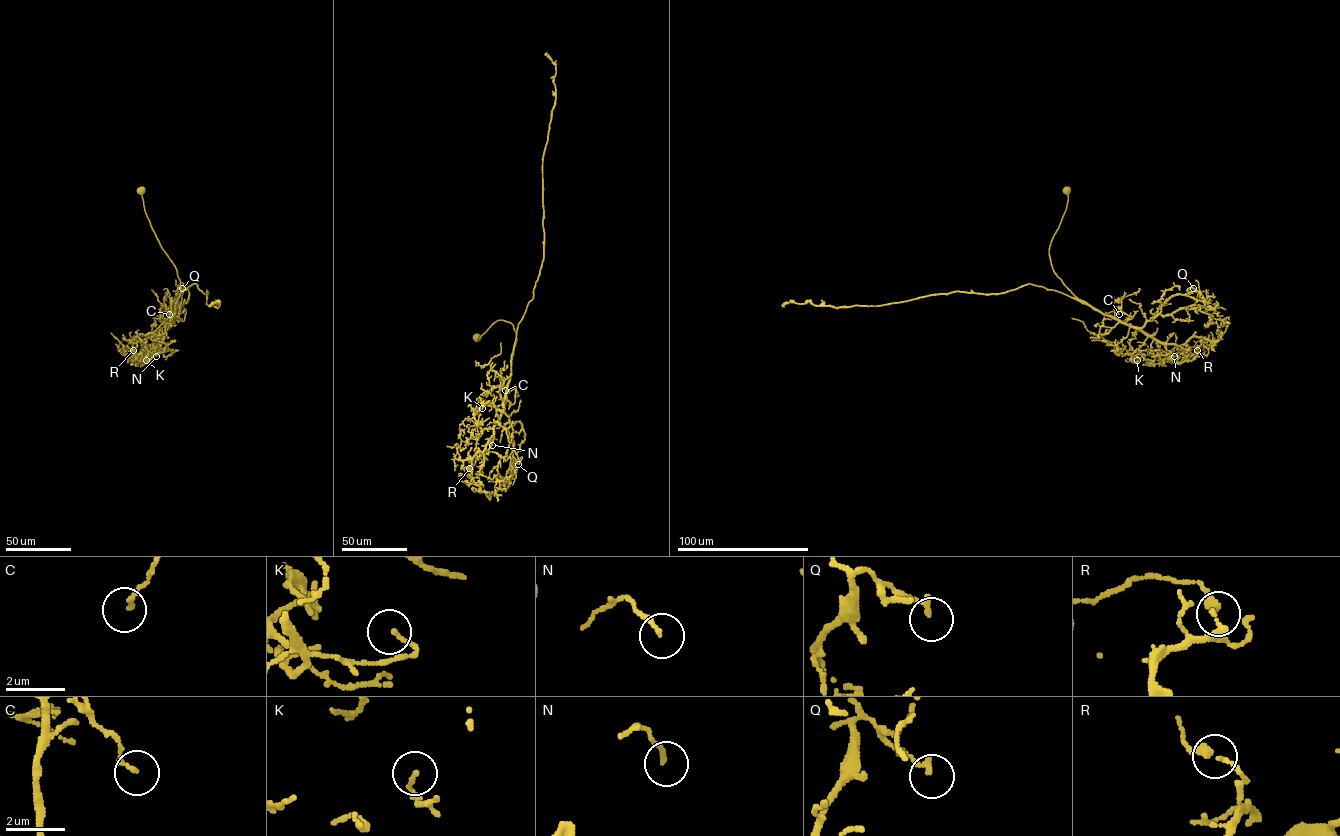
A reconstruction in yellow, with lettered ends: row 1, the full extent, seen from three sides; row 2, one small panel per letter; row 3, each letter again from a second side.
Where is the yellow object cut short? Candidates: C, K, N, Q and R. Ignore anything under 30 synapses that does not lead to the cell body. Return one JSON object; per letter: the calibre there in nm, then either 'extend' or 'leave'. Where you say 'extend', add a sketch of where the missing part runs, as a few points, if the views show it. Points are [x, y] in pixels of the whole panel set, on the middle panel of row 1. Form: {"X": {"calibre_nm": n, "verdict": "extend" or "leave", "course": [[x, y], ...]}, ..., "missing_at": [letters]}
{"C": {"calibre_nm": 140, "verdict": "leave"}, "K": {"calibre_nm": 120, "verdict": "leave"}, "N": {"calibre_nm": 140, "verdict": "leave"}, "Q": {"calibre_nm": 160, "verdict": "leave"}, "R": {"calibre_nm": 200, "verdict": "leave"}, "missing_at": []}

